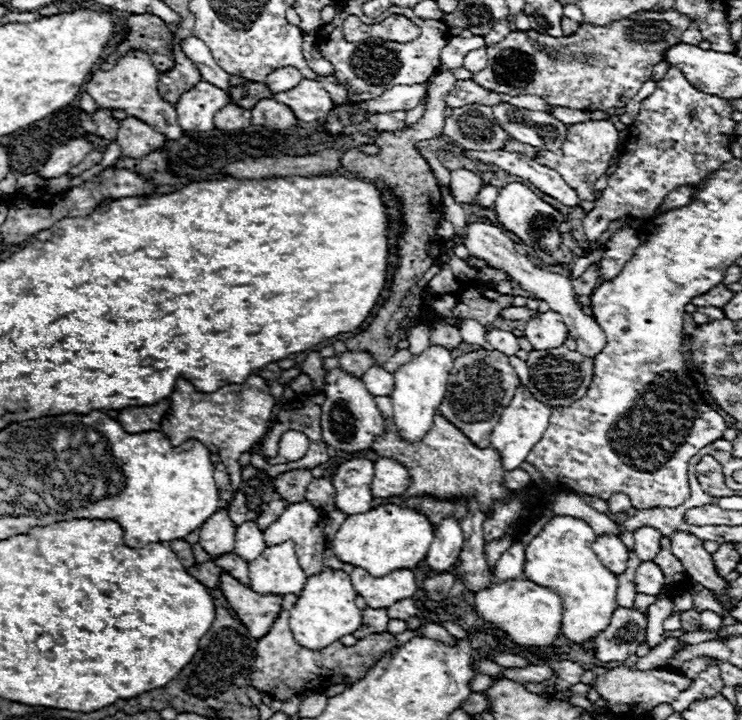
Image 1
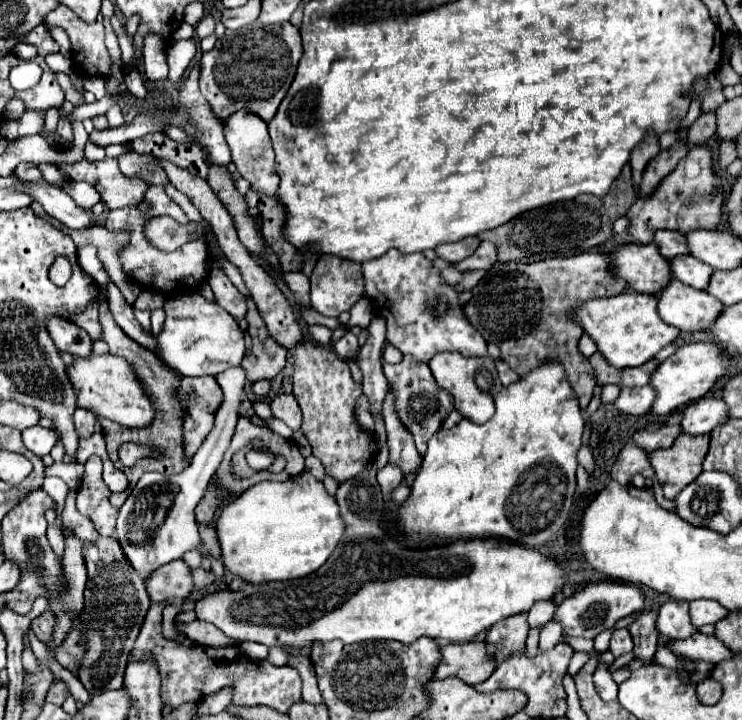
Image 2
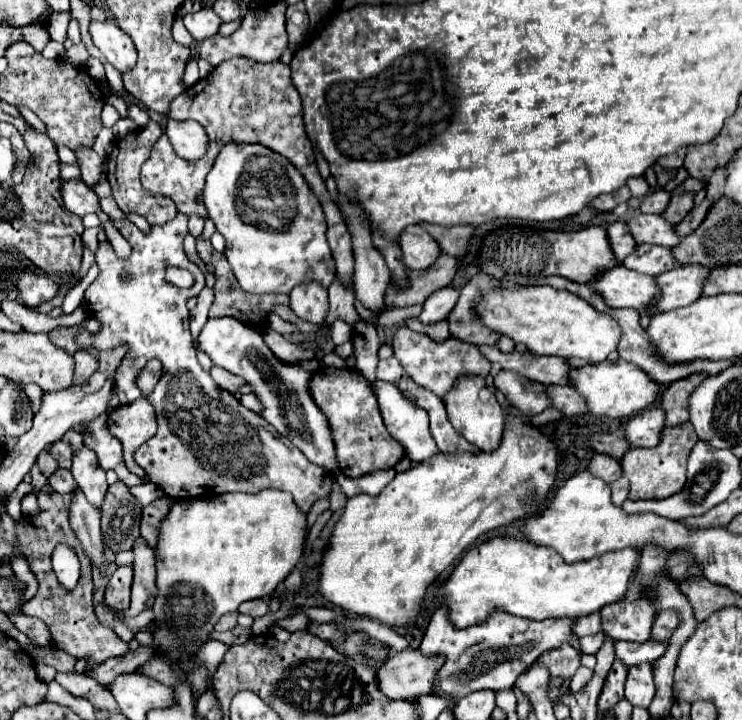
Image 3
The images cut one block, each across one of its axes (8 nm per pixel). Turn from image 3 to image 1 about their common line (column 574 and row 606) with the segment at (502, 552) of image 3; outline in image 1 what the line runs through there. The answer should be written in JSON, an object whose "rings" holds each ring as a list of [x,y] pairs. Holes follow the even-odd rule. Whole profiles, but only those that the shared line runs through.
{"rings":[[[554,516],[526,546],[524,576],[534,584],[552,588],[562,598],[562,636],[576,644],[586,642],[608,628],[610,616],[618,608],[618,578],[602,566],[598,556],[592,552],[594,540],[596,534],[584,520]]]}

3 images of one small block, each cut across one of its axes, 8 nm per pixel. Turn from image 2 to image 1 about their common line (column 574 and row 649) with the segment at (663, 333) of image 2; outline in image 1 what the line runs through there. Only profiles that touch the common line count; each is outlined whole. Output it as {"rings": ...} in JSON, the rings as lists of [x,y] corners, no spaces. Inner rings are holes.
{"rings":[[[324,566],[320,574],[308,576],[308,584],[300,592],[300,600],[290,612],[290,628],[296,642],[308,650],[322,650],[342,636],[356,632],[362,626],[362,610],[354,602],[356,596],[358,594],[350,582],[350,576],[342,570]]]}

